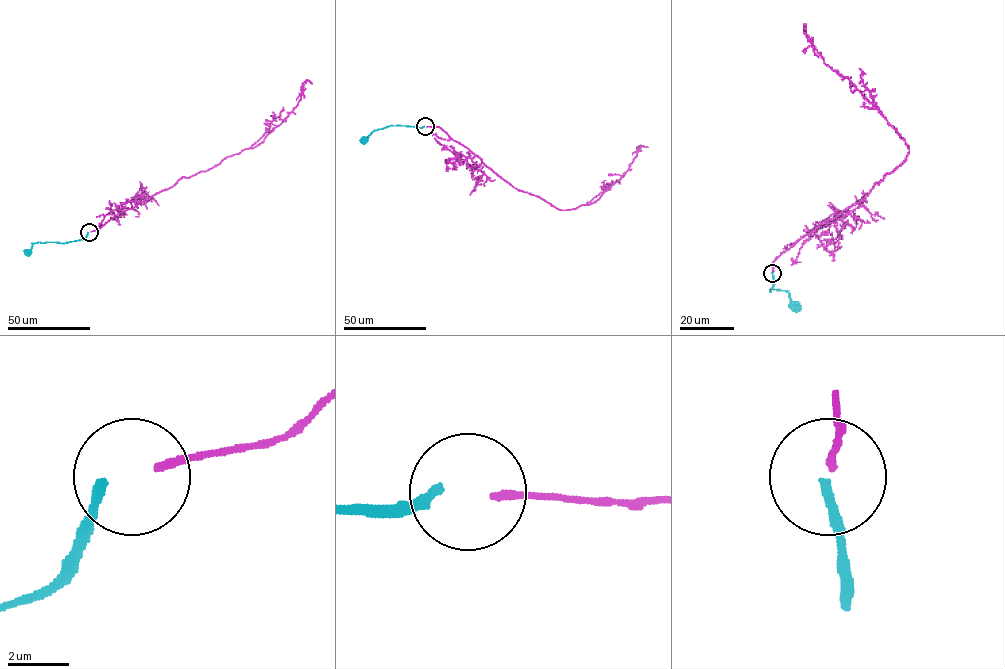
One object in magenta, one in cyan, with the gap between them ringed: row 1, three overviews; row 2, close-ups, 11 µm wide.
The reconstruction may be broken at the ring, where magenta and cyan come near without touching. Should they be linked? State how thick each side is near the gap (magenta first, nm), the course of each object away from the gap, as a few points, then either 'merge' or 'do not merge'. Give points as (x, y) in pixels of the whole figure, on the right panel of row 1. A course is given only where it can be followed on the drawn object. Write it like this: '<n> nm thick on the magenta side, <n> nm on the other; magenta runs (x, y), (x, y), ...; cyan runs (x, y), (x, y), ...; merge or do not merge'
280 nm thick on the magenta side, 320 nm on the other; magenta runs (772, 272), (773, 262), (860, 201), (909, 153), (887, 119), (824, 62), (805, 24), (806, 30); cyan runs (772, 273), (770, 291), (785, 290), (791, 305), (794, 306); do not merge

